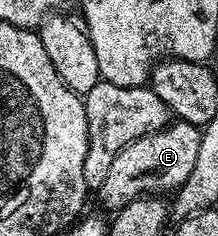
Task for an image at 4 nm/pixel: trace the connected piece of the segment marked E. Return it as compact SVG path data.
M176 119L159 132L150 132L137 142L129 142L117 158L113 158L113 166L109 166L109 174L105 174L105 182L97 189L99 200L107 208L118 210L129 202L148 194L174 193L189 178L193 166L197 166L197 146L201 146L200 129L194 124Z

